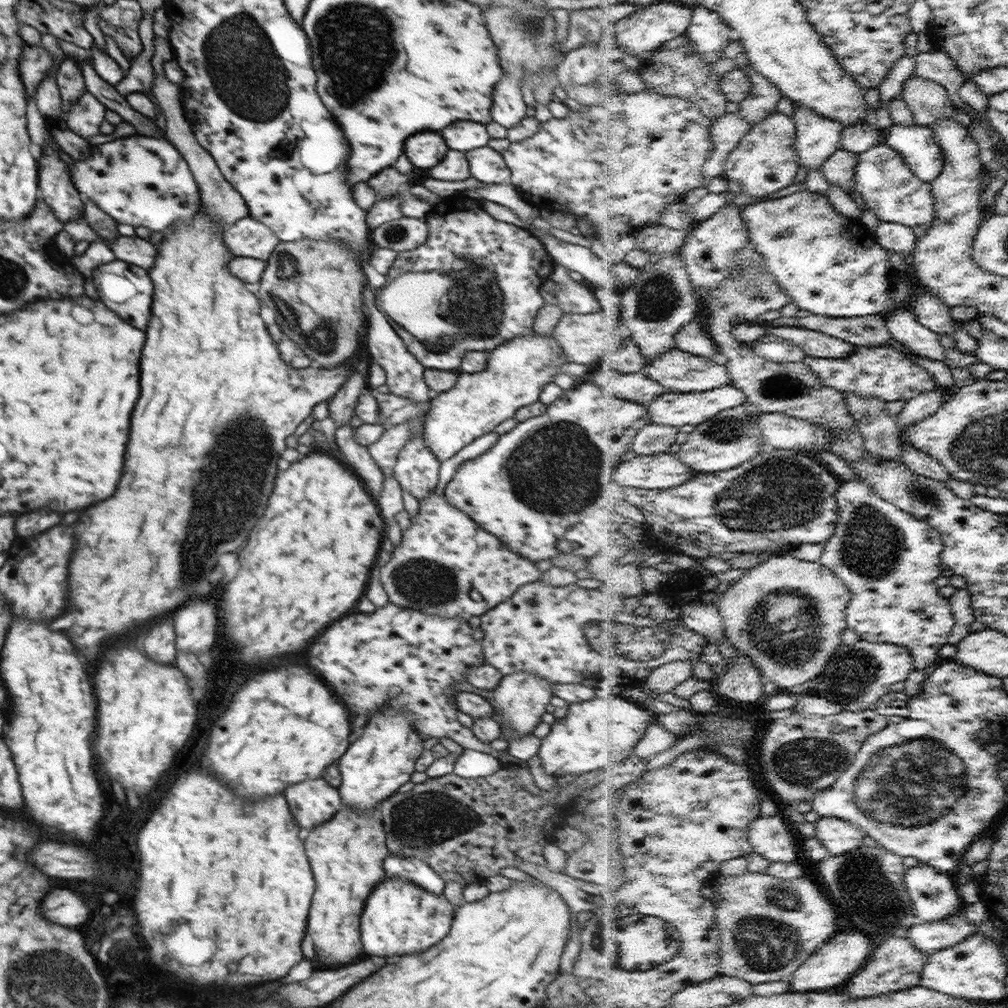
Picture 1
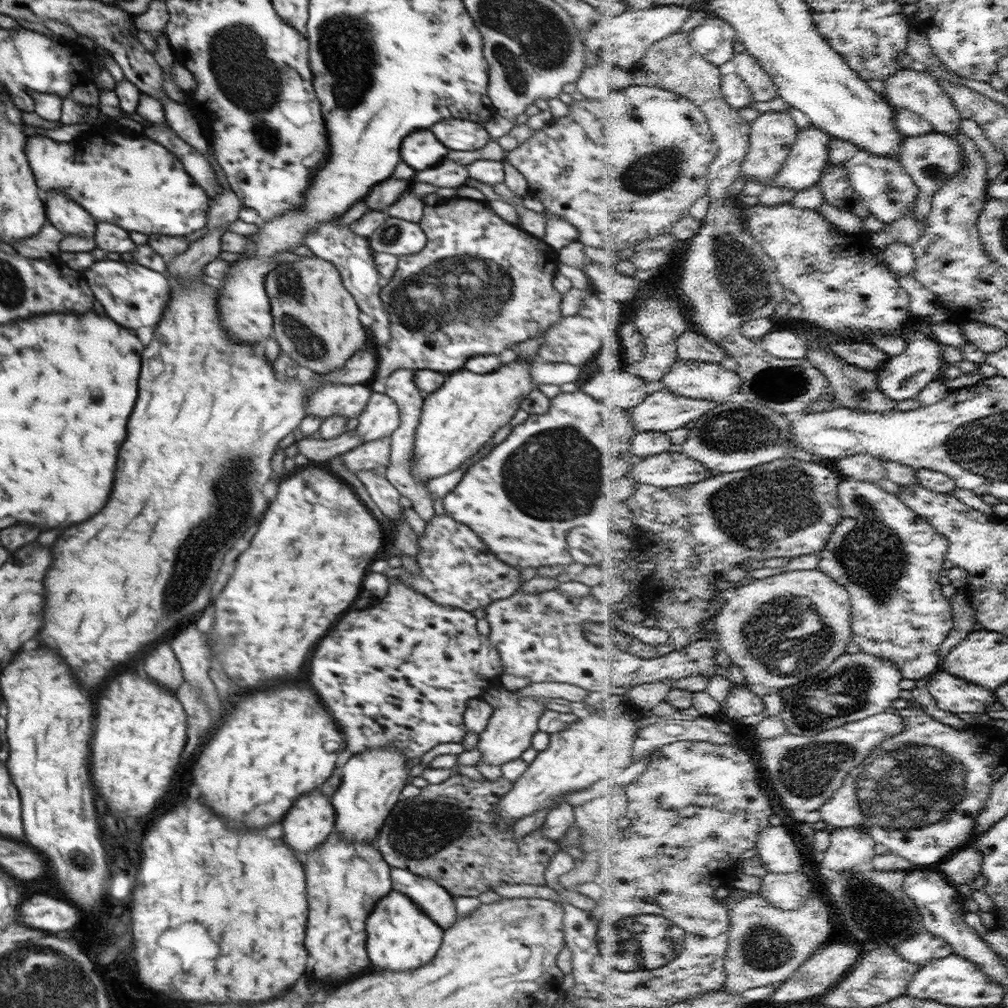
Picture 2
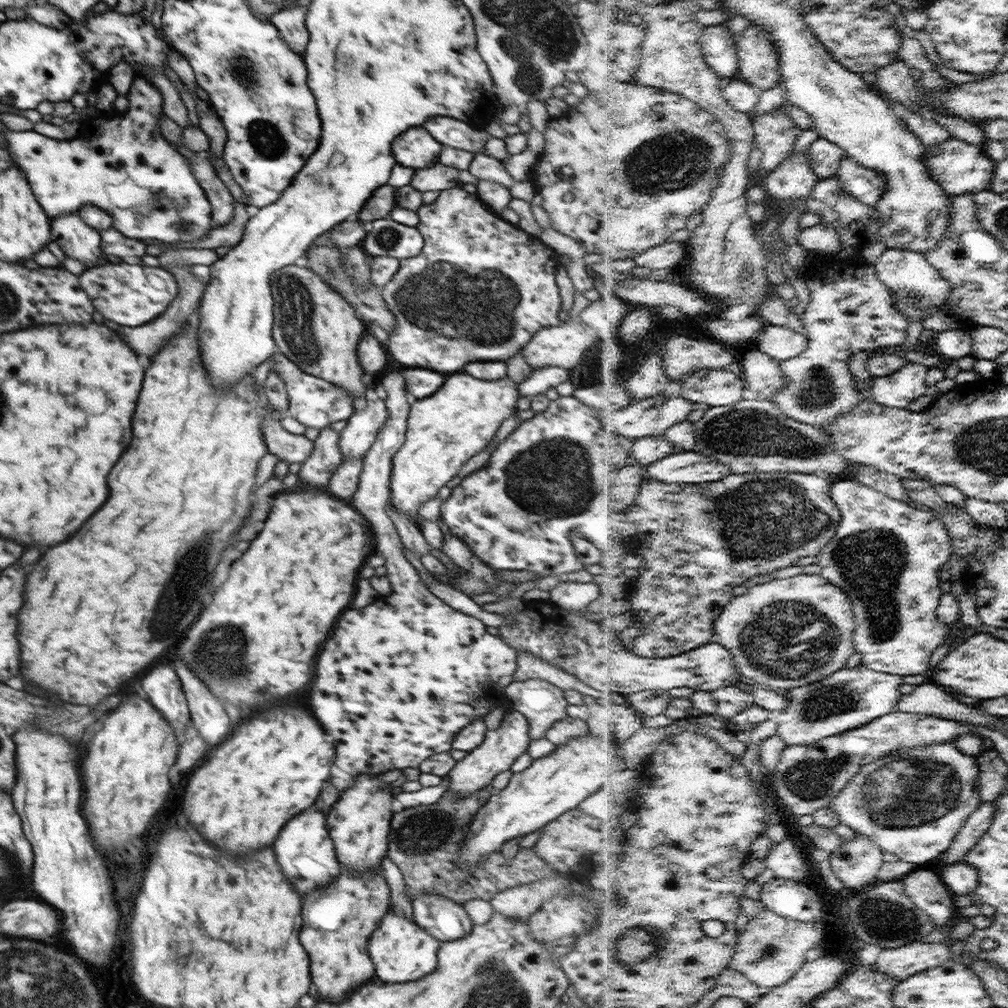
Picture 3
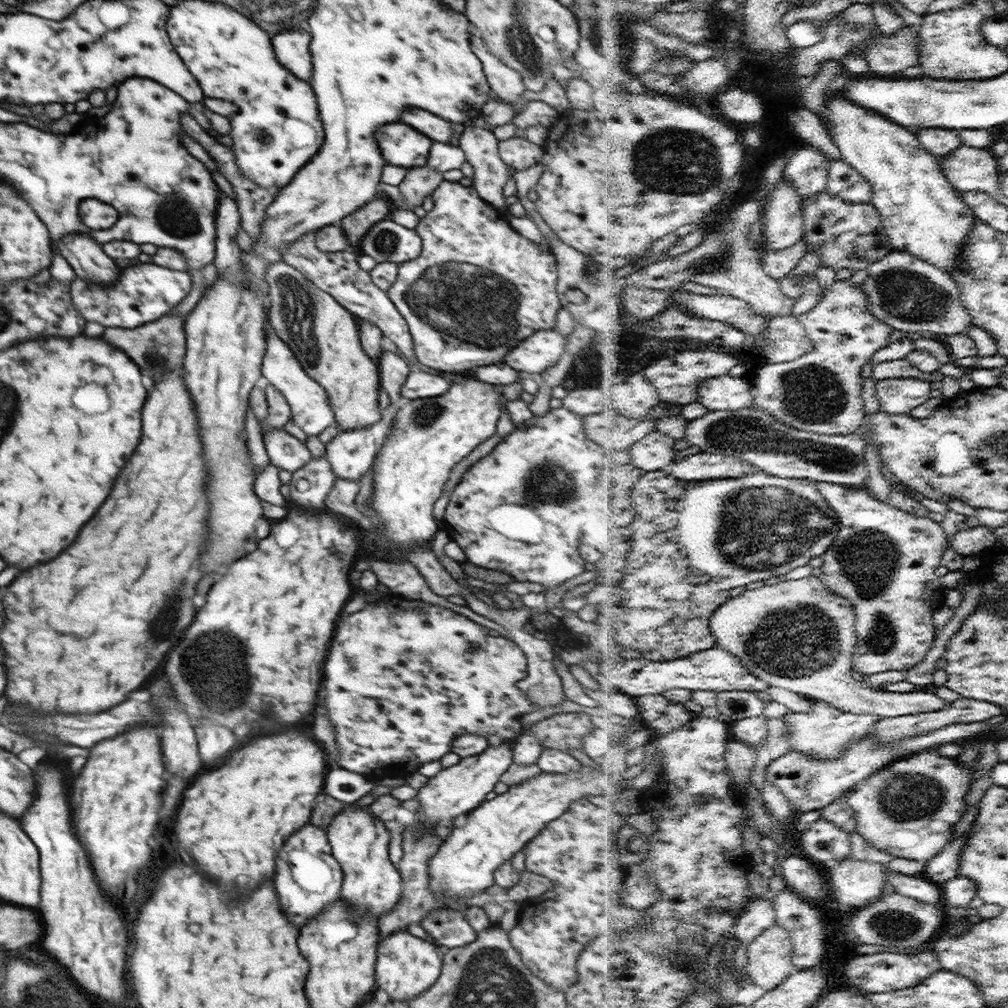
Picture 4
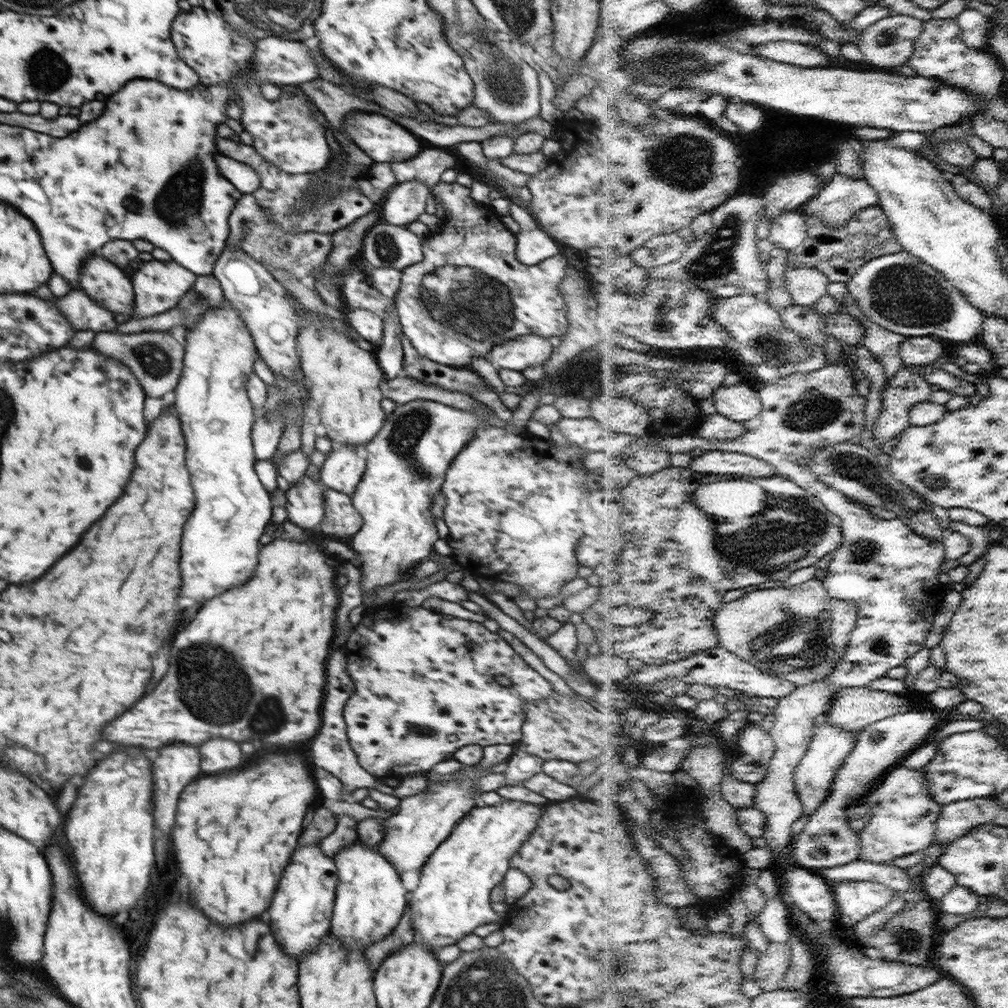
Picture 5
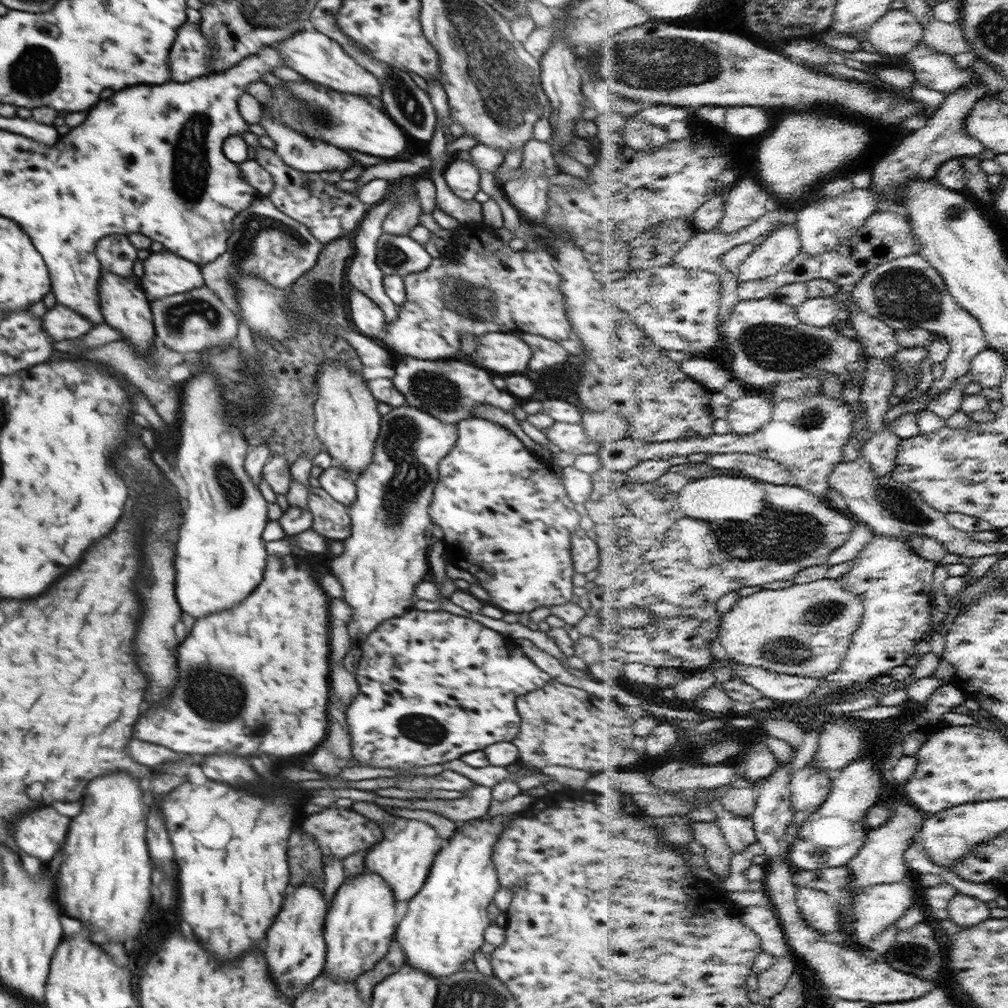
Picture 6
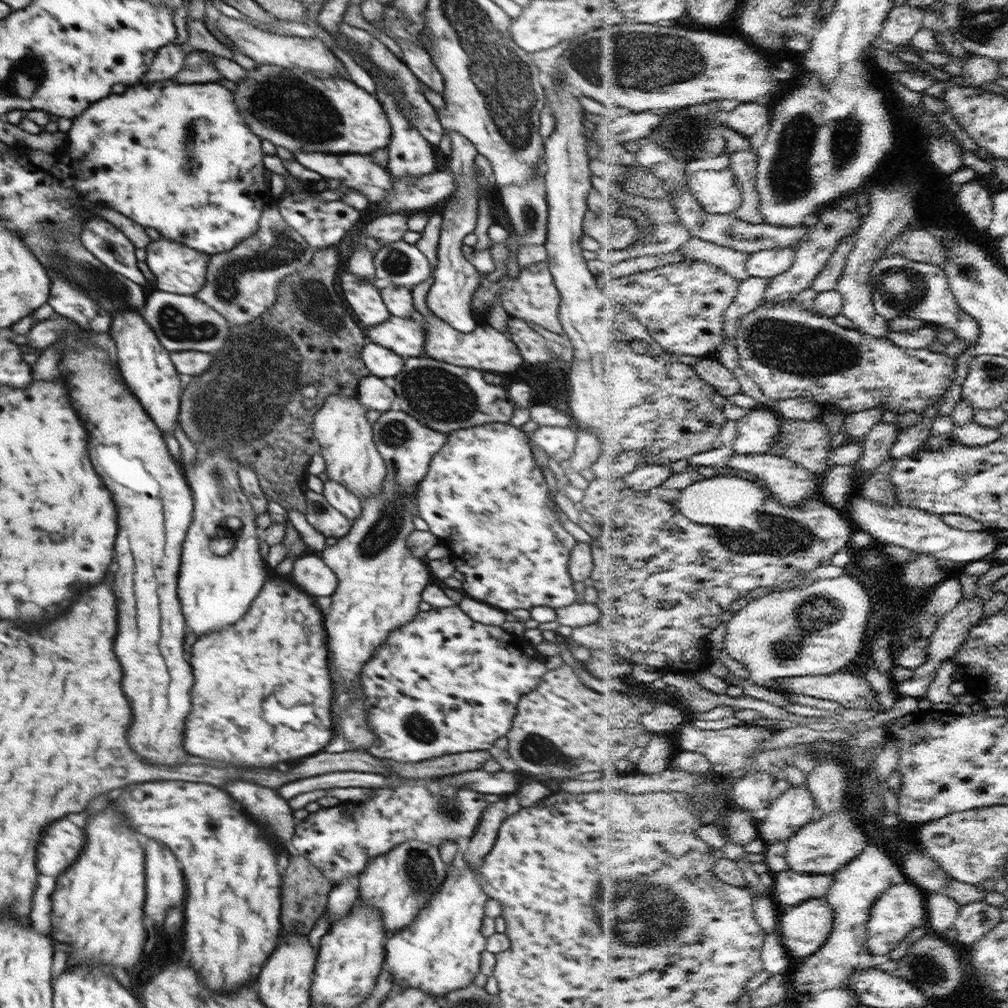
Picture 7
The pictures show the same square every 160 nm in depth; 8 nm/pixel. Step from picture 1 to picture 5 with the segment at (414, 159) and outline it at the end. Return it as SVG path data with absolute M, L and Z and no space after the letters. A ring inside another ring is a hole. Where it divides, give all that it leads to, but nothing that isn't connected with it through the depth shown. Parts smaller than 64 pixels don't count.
M349 111L344 115L342 128L352 138L352 142L376 162L402 162L414 158L422 148L422 142L416 140L414 134L410 134L403 126L385 115L380 116L380 113L362 114L362 111Z

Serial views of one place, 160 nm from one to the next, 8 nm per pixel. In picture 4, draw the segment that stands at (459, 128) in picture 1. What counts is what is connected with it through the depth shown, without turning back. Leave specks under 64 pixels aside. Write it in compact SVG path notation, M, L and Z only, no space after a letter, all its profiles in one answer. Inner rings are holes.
M410 108L410 112L402 112L402 122L410 124L412 128L420 130L422 134L426 134L428 138L432 138L436 142L451 144L453 139L450 138L453 135L452 129L450 129L450 121L434 116L428 111Z

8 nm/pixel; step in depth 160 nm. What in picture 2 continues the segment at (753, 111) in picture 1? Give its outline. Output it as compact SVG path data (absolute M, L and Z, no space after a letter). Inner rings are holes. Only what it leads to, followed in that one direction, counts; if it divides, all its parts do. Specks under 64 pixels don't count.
M750 51L737 53L732 61L736 65L735 71L750 86L755 102L770 102L781 96L774 78Z

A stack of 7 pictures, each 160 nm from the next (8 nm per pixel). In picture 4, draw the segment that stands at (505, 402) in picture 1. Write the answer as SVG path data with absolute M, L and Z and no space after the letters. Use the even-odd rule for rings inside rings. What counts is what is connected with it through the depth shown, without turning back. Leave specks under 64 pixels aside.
M466 378L464 383L451 383L442 396L409 401L397 410L394 430L379 448L372 466L376 488L369 508L381 520L378 540L384 546L412 549L432 542L439 530L432 515L434 502L442 495L454 465L495 435L504 399L502 389L495 385Z

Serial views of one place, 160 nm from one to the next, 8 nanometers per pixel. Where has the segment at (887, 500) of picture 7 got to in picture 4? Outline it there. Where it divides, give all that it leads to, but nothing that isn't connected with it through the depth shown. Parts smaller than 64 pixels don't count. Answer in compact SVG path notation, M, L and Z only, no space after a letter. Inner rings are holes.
M887 378L877 382L876 396L881 402L880 409L890 414L913 414L913 410L926 404L936 393L928 380L920 378Z

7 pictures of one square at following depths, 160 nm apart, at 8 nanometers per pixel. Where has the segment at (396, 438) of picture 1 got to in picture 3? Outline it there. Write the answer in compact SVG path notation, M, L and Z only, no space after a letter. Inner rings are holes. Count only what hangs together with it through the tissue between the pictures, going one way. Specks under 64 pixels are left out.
M363 459L343 460L343 463L334 471L326 489L330 496L349 502L359 484Z

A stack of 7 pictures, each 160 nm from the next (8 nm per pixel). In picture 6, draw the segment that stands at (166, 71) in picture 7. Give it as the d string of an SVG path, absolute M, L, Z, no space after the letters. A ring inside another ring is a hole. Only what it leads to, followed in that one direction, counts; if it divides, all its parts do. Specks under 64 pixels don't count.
M189 22L182 24L169 52L172 81L184 83L210 75L210 61L214 61L213 46L201 33L201 25Z

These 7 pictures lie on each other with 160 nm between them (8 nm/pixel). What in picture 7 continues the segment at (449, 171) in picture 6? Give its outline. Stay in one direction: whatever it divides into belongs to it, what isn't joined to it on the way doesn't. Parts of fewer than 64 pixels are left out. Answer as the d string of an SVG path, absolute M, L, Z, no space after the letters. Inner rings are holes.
M446 130L451 140L450 166L457 189L451 194L443 210L439 245L437 246L438 263L433 271L434 282L426 294L428 308L452 328L467 333L473 331L478 322L471 313L473 296L480 286L481 274L462 254L463 238L473 233L477 226L478 199L481 196L480 186L473 182L473 168L477 155L476 147L463 134L455 130Z

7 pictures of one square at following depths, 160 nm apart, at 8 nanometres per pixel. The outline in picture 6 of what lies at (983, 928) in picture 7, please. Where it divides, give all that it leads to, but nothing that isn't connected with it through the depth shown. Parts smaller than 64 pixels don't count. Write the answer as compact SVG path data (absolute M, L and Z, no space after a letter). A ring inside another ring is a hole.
M959 892L950 903L950 916L962 928L974 927L992 919L992 908L976 896Z

